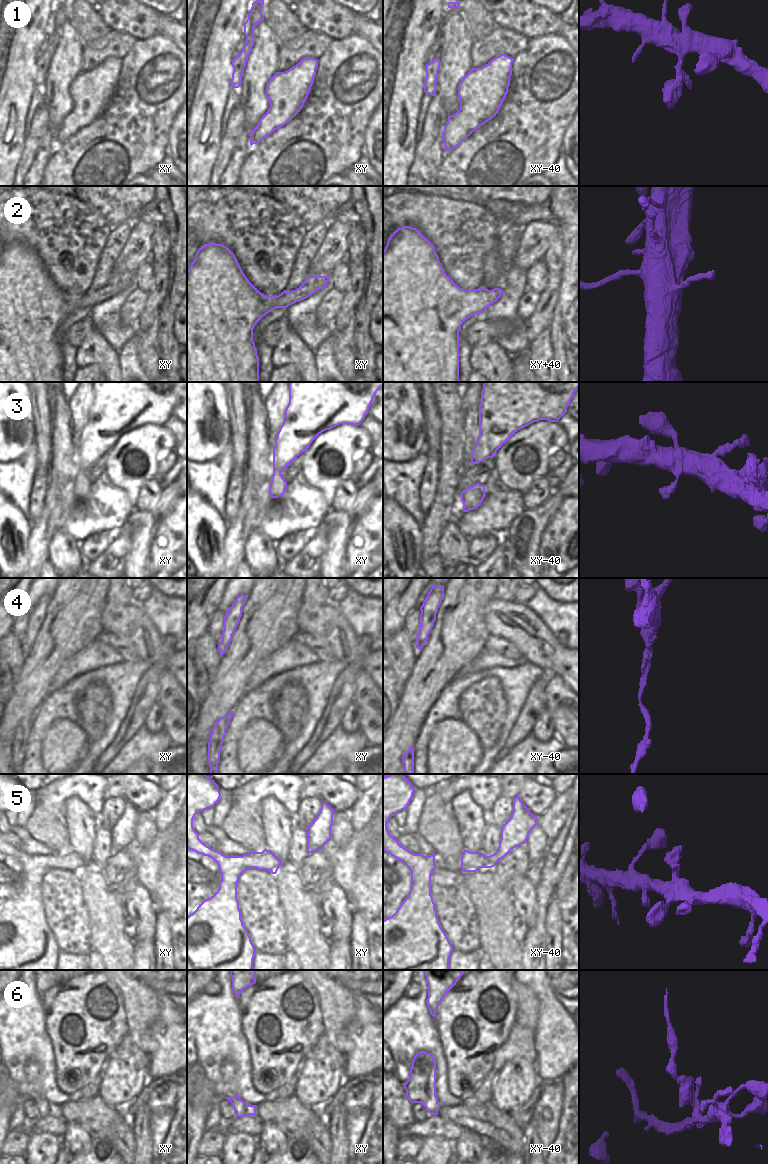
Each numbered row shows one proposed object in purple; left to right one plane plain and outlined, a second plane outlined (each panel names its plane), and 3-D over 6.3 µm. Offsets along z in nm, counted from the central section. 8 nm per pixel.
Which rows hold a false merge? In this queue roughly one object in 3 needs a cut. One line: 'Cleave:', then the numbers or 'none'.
Cleave: 4, 6

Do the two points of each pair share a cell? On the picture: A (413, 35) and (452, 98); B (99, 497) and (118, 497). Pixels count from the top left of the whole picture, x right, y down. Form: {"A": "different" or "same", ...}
{"A": "different", "B": "same"}

